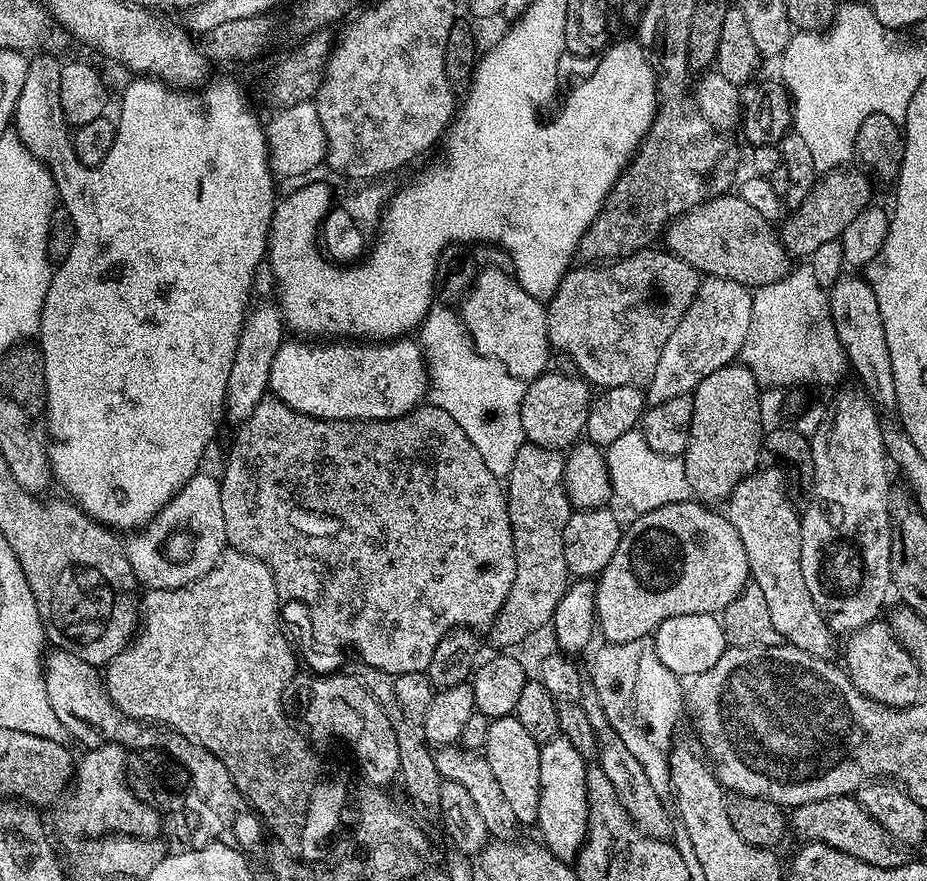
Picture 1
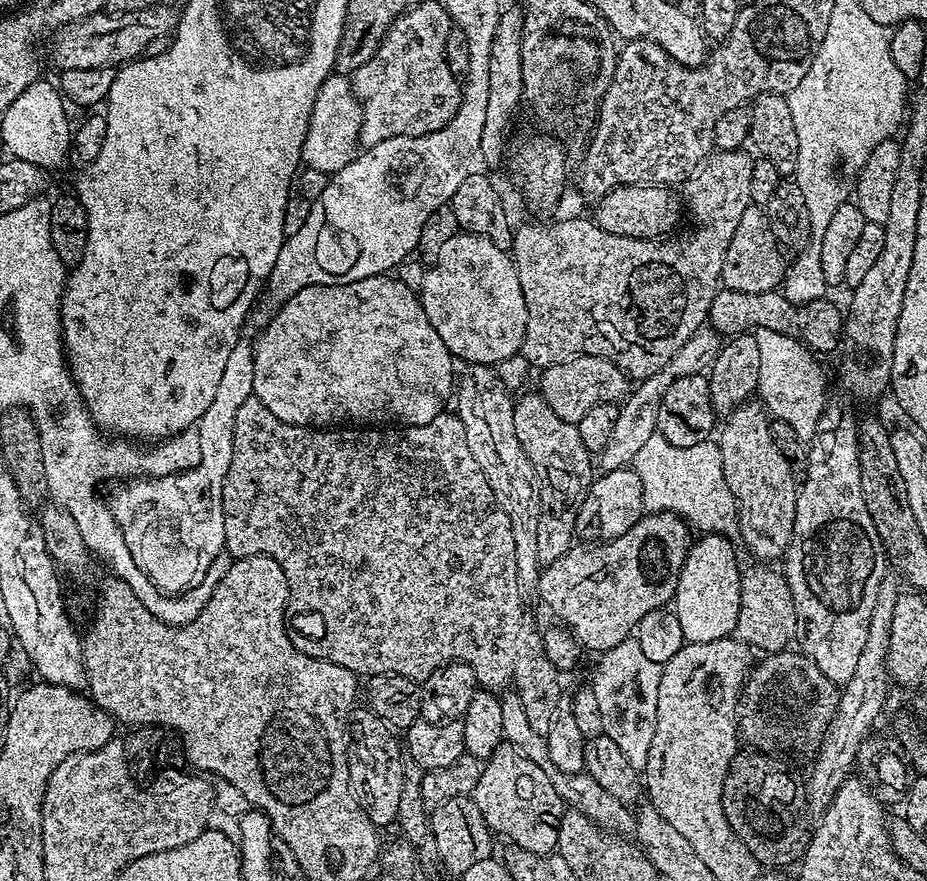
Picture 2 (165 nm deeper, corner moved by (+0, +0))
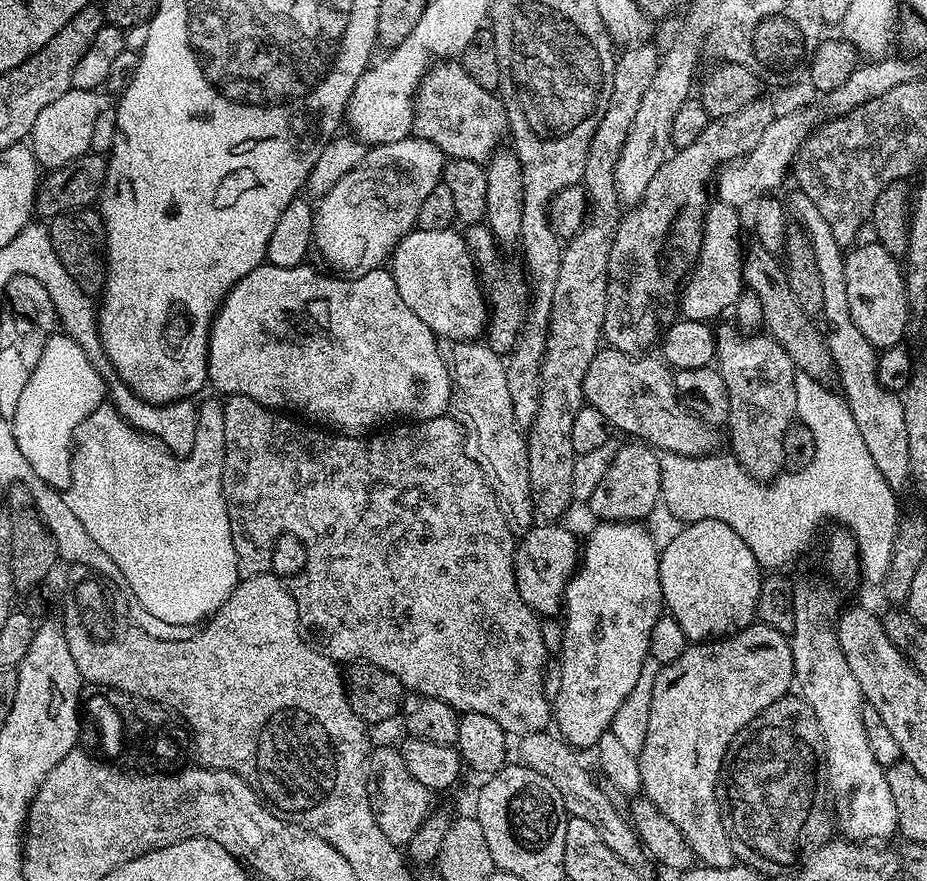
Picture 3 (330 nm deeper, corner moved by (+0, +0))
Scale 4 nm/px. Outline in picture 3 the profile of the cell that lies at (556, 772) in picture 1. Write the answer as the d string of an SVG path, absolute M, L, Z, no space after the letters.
M609 520L595 525L597 528L585 539L582 544L582 555L578 560L578 567L572 576L568 579L568 584L564 588L564 603L562 605L562 617L564 616L564 641L560 644L560 685L554 692L554 728L562 737L565 744L577 750L595 749L598 738L602 738L604 732L612 727L614 714L618 714L618 706L634 690L634 682L638 682L638 674L642 674L644 661L649 659L648 643L651 638L651 631L654 630L654 624L661 618L665 611L664 595L660 585L660 553L658 544L652 541L650 533L644 529L645 525L640 522L625 522L623 520Z

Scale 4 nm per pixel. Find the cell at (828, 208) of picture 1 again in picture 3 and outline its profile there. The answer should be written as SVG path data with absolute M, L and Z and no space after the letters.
M717 199L709 203L707 212L704 213L704 237L700 243L700 254L691 265L692 273L688 276L688 281L683 281L682 291L678 296L678 308L682 311L683 319L714 321L715 316L720 316L736 306L736 300L741 292L746 288L744 283L744 253L745 245L740 245L740 216L741 213L726 202Z

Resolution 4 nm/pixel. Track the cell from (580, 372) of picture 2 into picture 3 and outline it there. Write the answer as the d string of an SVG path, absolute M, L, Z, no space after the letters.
M611 346L601 347L594 362L590 362L590 370L586 370L584 379L584 399L587 407L606 414L609 425L620 432L629 432L629 437L643 442L661 453L673 452L683 456L710 456L725 447L726 440L719 427L702 422L689 408L684 407L684 401L676 392L674 372L663 359L651 360L651 355L620 352Z

